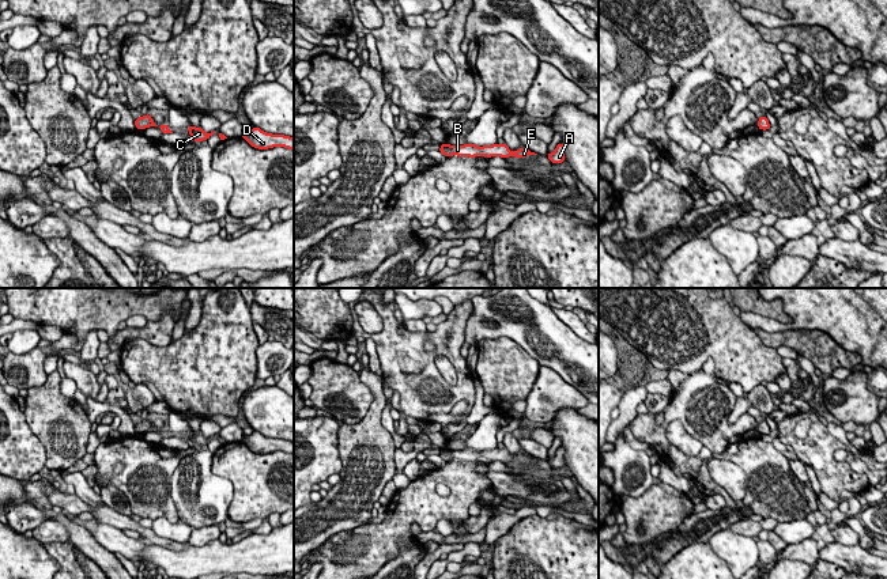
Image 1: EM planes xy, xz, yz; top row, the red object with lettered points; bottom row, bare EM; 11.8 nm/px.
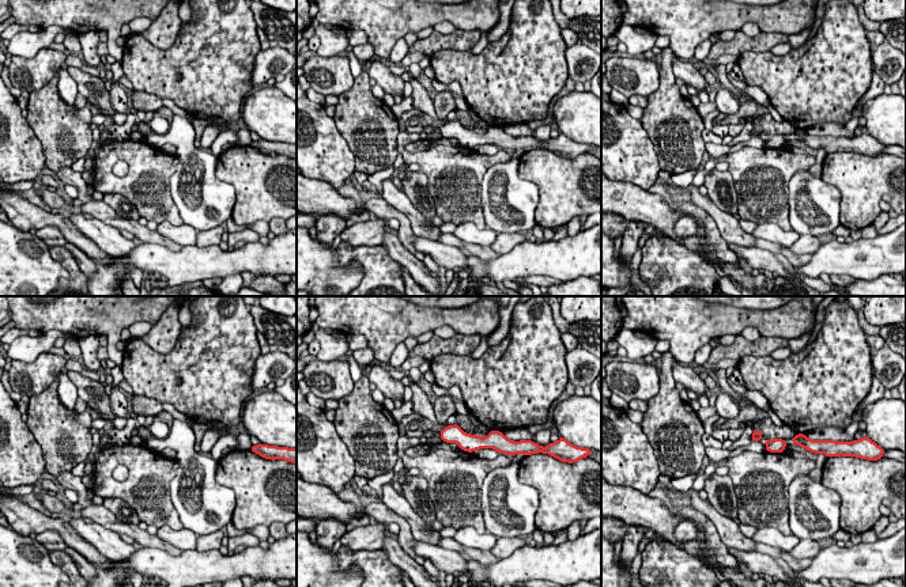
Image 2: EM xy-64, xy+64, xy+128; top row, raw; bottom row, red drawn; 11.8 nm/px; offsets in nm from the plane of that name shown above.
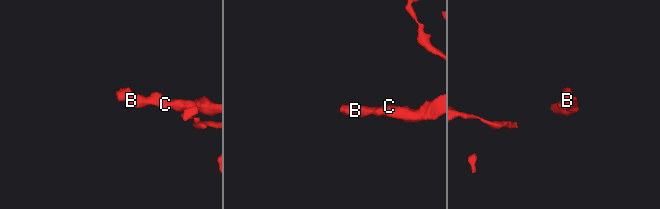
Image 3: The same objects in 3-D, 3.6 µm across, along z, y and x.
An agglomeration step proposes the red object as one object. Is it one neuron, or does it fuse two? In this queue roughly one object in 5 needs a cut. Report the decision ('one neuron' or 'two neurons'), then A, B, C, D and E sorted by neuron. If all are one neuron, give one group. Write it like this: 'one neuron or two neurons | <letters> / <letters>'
one neuron | A B C D E

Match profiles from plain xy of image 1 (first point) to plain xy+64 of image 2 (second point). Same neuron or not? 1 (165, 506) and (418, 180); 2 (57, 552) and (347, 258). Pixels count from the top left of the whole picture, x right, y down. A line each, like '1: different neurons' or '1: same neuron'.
1: different neurons
2: same neuron

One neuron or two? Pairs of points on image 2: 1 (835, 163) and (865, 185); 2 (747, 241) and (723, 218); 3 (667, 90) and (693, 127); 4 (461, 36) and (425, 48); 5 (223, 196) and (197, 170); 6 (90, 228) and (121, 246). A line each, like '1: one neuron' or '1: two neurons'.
1: one neuron
2: one neuron
3: one neuron
4: one neuron
5: one neuron
6: one neuron

